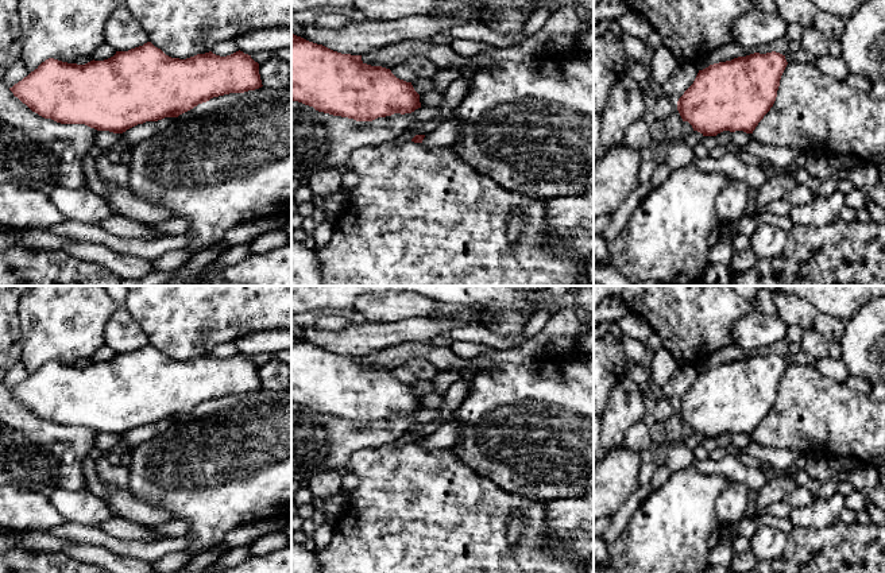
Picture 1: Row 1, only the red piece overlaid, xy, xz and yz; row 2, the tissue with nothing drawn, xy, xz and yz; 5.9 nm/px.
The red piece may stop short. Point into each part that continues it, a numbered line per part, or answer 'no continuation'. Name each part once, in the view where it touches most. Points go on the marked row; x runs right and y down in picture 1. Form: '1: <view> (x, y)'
no continuation

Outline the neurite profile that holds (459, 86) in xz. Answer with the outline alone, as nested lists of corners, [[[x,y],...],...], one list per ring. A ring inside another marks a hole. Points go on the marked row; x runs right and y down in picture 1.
[[[457,77],[451,82],[444,93],[444,100],[440,104],[440,113],[433,120],[417,121],[411,124],[401,136],[398,136],[393,143],[397,146],[411,142],[416,135],[428,135],[437,128],[438,124],[444,123],[452,117],[452,112],[457,108],[464,94],[468,92],[471,85],[469,78]]]

